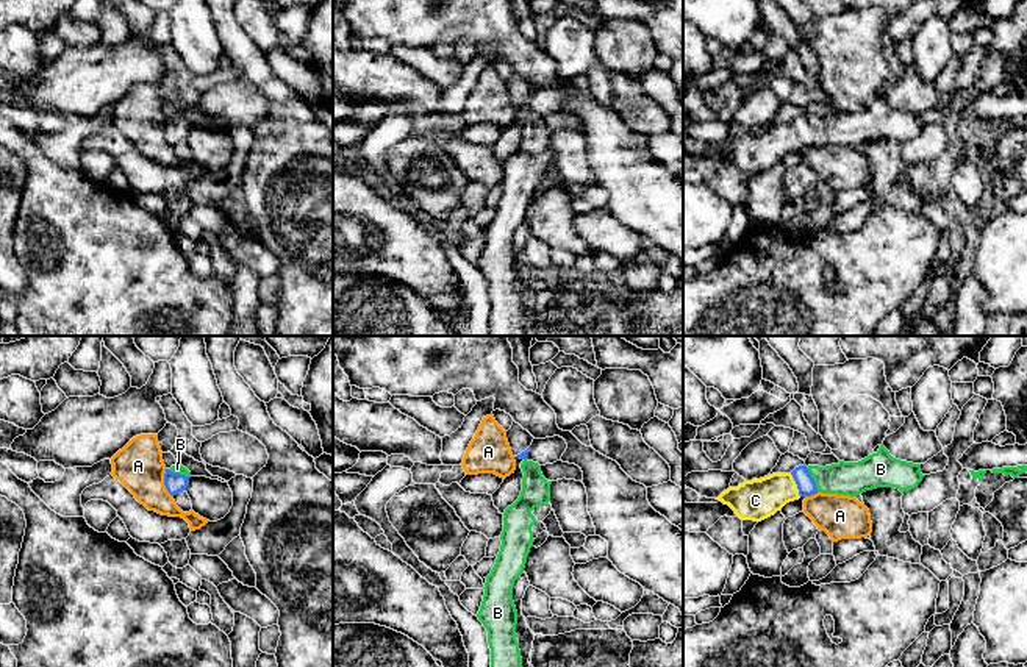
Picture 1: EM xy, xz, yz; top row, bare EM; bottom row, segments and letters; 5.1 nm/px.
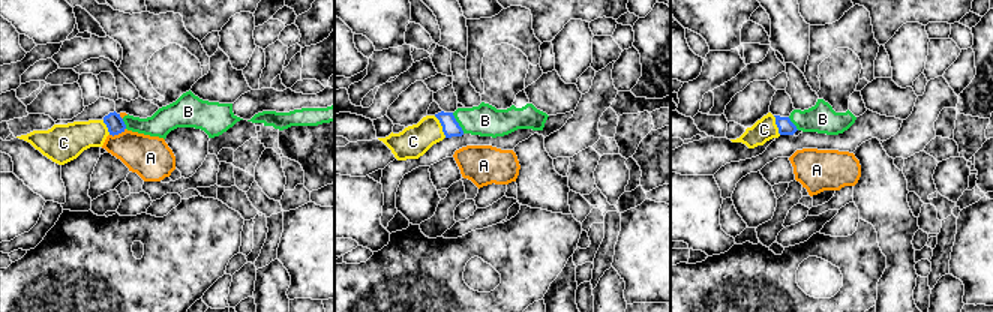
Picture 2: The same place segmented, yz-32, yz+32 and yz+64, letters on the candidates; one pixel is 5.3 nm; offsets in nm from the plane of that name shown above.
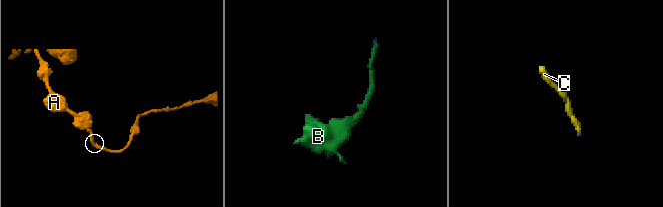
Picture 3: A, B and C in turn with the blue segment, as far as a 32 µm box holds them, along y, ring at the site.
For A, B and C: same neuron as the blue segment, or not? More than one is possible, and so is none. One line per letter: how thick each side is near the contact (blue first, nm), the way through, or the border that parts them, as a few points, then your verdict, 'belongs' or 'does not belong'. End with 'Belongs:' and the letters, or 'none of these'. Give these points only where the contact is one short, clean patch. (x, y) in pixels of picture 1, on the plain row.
A: calibres 100 and 240 nm; border xy (164, 119), (164, 138), (172, 147); does not belong
B: calibres 90 and 180 nm; way yz (805, 133), (813, 130), (844, 128); belongs
C: calibres 90 and 220 nm; way yz (805, 133), (796, 133), (755, 150); belongs
Belongs: B, C

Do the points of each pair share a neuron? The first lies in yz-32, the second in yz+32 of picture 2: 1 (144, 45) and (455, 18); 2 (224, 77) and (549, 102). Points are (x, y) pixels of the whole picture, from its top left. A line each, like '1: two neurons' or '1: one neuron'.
1: two neurons
2: one neuron

